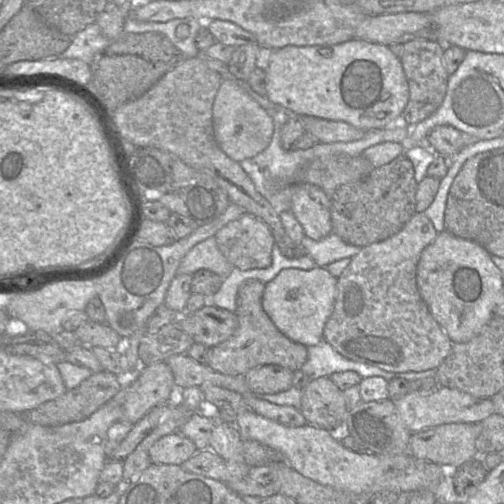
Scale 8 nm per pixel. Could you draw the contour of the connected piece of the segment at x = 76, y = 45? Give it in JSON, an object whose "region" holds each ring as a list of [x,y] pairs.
{"region":[[[94,22],[73,36],[70,46],[61,57],[81,60],[91,67],[94,58],[100,55],[109,44],[101,27]]]}

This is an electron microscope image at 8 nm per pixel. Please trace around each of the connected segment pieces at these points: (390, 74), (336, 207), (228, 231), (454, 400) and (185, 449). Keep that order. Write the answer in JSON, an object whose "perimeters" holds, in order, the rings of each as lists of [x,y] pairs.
{"perimeters":[[[[360,39],[333,46],[285,46],[273,50],[266,74],[266,97],[296,115],[343,121],[370,132],[397,123],[409,100],[398,57],[387,46]]],[[[405,155],[375,167],[363,180],[342,185],[329,196],[332,232],[360,248],[391,237],[416,213],[416,189],[414,168]]],[[[244,213],[222,227],[214,237],[233,267],[249,270],[271,264],[273,235],[269,226],[254,215]]],[[[437,387],[431,391],[411,391],[395,401],[396,408],[409,431],[413,434],[451,423],[481,423],[495,414],[491,398],[479,399],[457,389]]],[[[172,433],[152,445],[149,457],[154,464],[181,465],[198,451],[193,441],[181,433]]]]}

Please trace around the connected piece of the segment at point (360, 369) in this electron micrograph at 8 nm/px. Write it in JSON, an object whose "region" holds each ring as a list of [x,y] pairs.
{"region":[[[324,339],[316,345],[307,347],[307,360],[300,369],[312,379],[329,377],[333,373],[344,371],[354,371],[362,378],[377,376],[386,381],[396,378],[394,372],[387,372],[369,364],[347,359]]]}

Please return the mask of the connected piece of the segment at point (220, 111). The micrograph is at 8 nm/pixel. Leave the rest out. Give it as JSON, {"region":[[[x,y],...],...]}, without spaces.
{"region":[[[236,78],[222,80],[212,107],[214,139],[232,160],[240,162],[256,156],[269,145],[274,123],[269,113],[236,83]]]}

